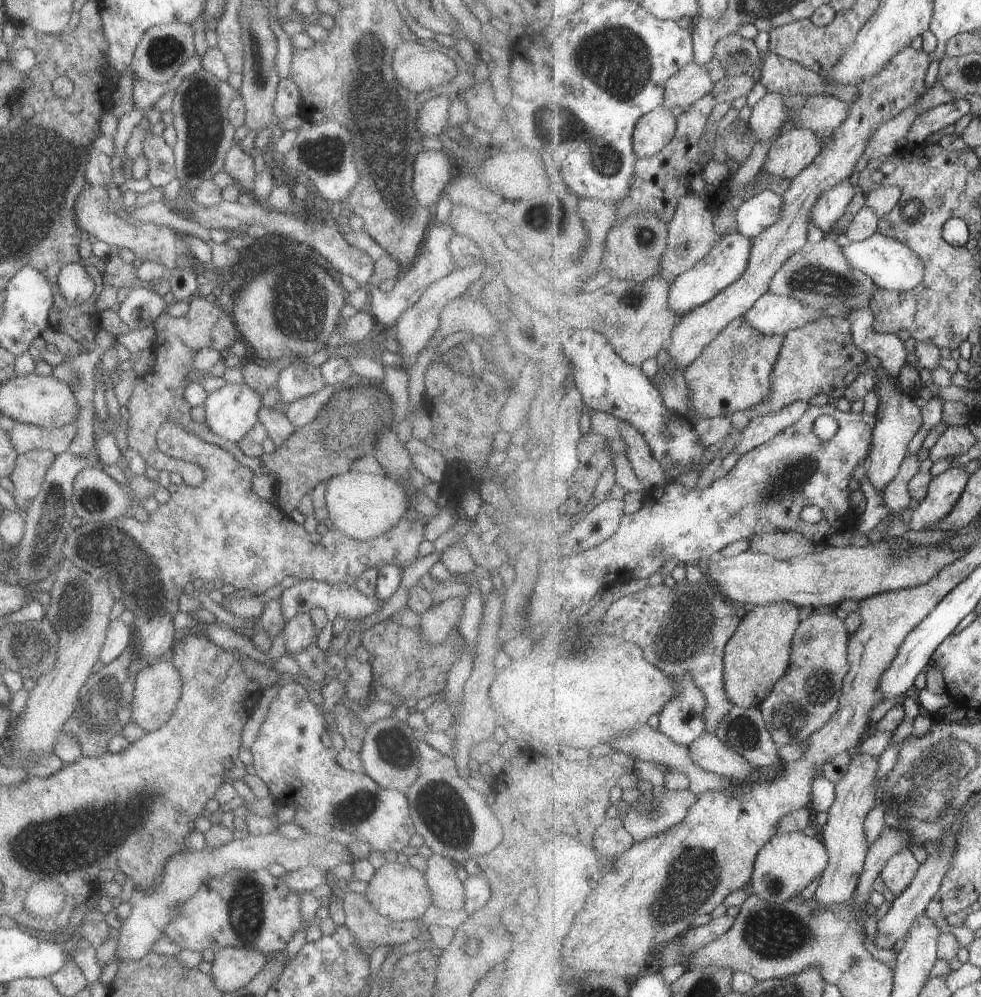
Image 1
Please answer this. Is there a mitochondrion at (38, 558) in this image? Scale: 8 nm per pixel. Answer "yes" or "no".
no

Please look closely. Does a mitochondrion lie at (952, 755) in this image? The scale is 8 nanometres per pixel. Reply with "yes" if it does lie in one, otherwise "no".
yes

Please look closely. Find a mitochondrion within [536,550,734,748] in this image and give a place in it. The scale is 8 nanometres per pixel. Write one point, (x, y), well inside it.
(703, 614)

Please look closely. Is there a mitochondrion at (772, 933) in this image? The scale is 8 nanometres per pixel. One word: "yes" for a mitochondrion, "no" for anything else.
yes

